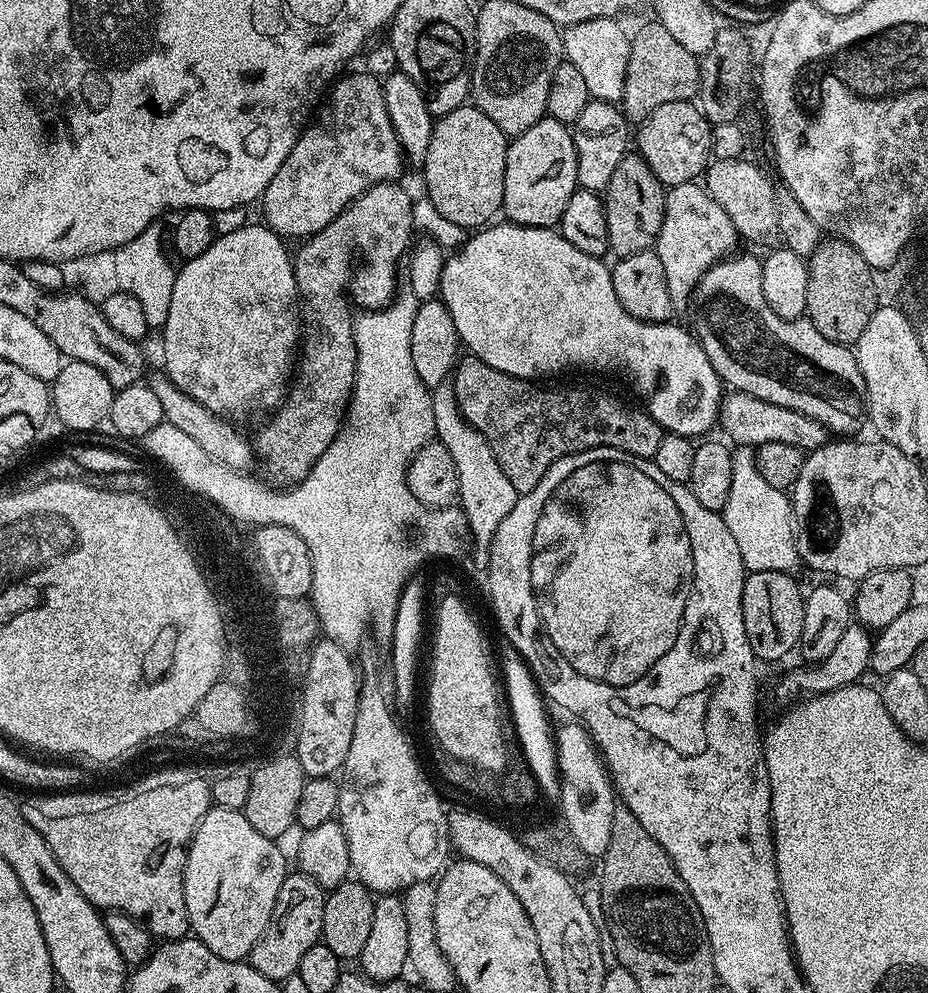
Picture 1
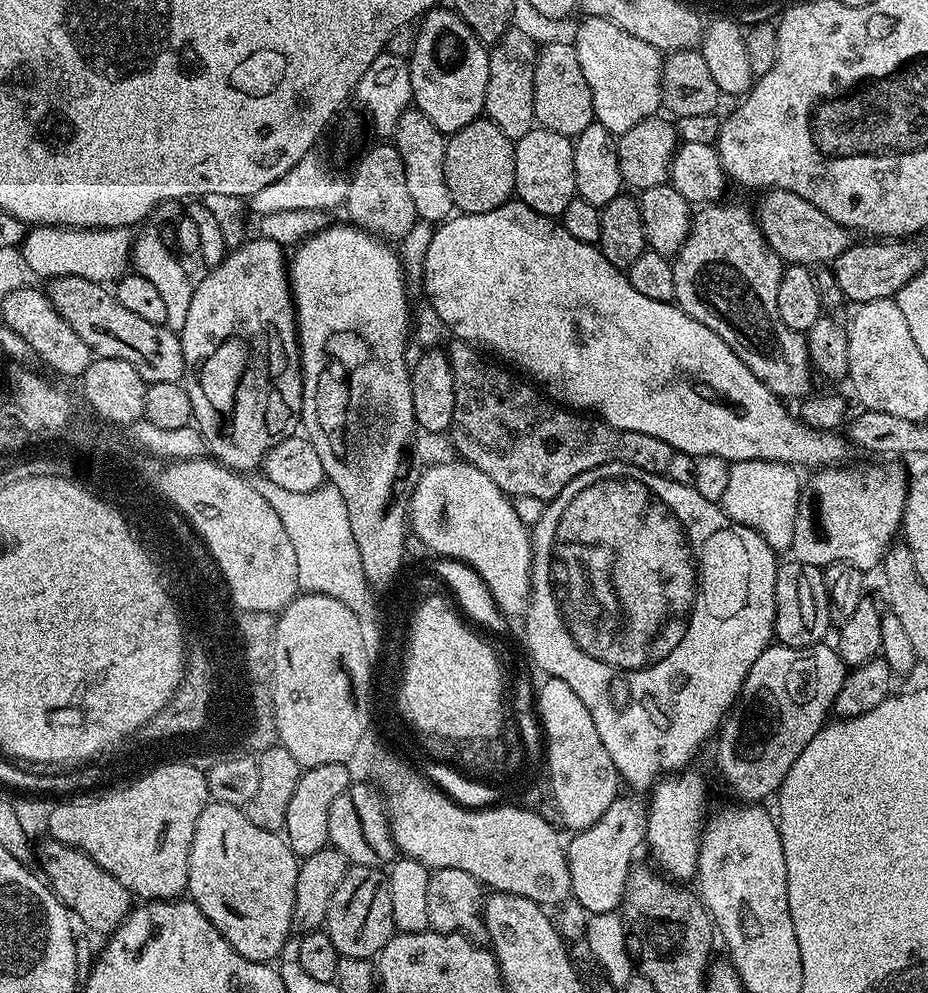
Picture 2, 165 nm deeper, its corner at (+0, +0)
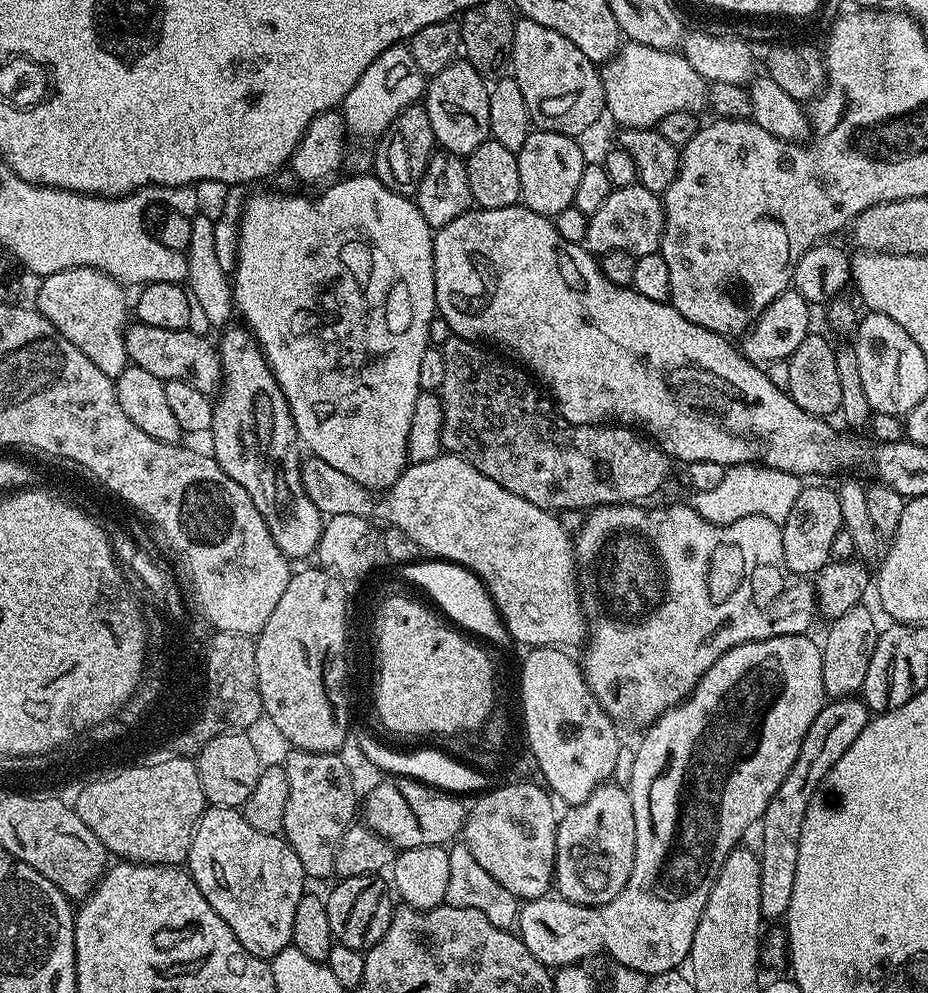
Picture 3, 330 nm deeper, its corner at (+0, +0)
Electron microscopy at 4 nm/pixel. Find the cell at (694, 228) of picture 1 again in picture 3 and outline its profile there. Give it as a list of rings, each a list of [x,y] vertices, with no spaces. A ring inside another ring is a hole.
[[[637,182],[621,188],[613,187],[606,202],[589,215],[583,245],[593,254],[622,250],[631,256],[645,256],[659,252],[663,233],[664,205],[661,197]]]

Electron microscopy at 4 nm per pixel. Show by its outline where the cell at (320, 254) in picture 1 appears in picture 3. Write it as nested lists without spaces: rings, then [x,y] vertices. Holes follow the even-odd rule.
[[[417,102],[402,110],[402,114],[398,114],[398,118],[394,118],[394,122],[390,122],[380,139],[375,141],[376,157],[371,157],[370,164],[382,186],[412,198],[415,197],[416,188],[424,177],[428,160],[433,156],[436,147],[436,135],[430,126],[428,111],[423,103]]]

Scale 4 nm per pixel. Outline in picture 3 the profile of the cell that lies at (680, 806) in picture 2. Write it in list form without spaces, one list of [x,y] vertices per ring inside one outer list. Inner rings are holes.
[[[807,634],[798,636],[775,636],[769,640],[755,640],[734,646],[702,674],[689,696],[681,700],[679,704],[668,709],[658,719],[647,725],[644,737],[636,748],[636,757],[632,760],[632,773],[628,776],[626,791],[633,804],[634,810],[634,862],[628,875],[626,886],[613,898],[609,904],[589,906],[586,904],[572,904],[564,900],[558,894],[540,896],[537,900],[526,900],[518,908],[518,935],[526,950],[538,958],[544,967],[549,970],[559,970],[569,966],[579,965],[587,956],[600,952],[605,948],[616,959],[615,963],[621,968],[638,970],[646,977],[657,976],[663,972],[670,972],[681,967],[680,963],[689,959],[692,943],[694,942],[694,930],[698,930],[698,922],[702,918],[702,910],[706,906],[706,898],[710,898],[710,890],[720,873],[722,862],[732,852],[733,848],[741,843],[740,840],[748,832],[752,823],[763,821],[764,811],[774,798],[778,786],[786,778],[788,771],[794,766],[798,758],[798,750],[802,746],[802,738],[806,738],[806,730],[810,730],[810,722],[818,718],[820,709],[824,707],[826,697],[822,686],[822,648],[816,644]]]

